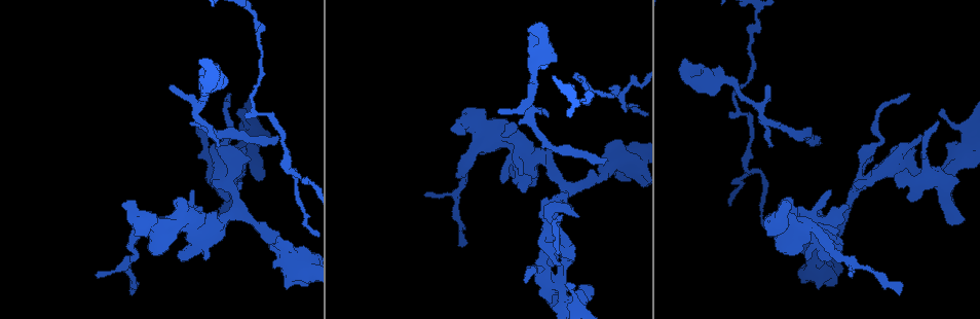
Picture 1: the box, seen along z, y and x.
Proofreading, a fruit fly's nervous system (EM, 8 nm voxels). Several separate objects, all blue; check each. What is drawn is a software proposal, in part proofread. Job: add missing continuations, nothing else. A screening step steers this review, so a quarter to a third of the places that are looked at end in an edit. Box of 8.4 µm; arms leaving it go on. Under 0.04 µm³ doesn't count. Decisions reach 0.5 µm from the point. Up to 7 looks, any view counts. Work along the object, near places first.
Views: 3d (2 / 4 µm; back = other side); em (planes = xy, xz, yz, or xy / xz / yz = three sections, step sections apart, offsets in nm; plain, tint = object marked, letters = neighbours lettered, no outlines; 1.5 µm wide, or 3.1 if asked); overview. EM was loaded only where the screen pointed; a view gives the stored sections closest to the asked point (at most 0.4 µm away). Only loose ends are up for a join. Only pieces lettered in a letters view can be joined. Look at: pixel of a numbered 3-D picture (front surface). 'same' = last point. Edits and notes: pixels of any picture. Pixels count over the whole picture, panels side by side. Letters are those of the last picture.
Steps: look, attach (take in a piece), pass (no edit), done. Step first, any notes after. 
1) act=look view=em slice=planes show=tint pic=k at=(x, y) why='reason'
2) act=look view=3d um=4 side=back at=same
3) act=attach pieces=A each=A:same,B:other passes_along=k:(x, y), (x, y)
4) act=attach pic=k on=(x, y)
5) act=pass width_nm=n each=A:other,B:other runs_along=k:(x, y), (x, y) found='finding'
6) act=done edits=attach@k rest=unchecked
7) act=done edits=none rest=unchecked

act=look view=em slice=yz step=8 show=letters pic=1 at=(219, 144) why='an open end'

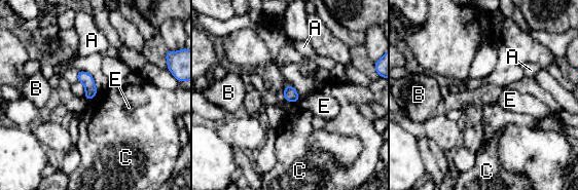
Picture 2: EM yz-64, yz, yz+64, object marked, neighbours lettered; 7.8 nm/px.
act=look view=em slice=xz step=4 show=letters at=same why='another direction'

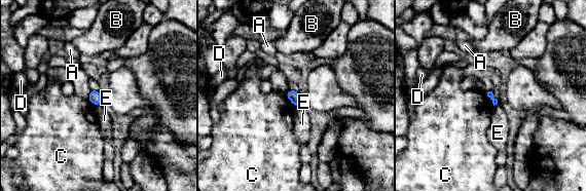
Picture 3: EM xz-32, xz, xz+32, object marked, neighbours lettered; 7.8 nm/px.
act=pass longest_contact=C:120nm each=A:other,B:other,C:other,D:other,E:other border=3:(485, 92), (493, 105) found='no lettered piece goes on from it'

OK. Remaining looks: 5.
act=look view=3d um=2 pic=1 at=(276, 136) why='free end'

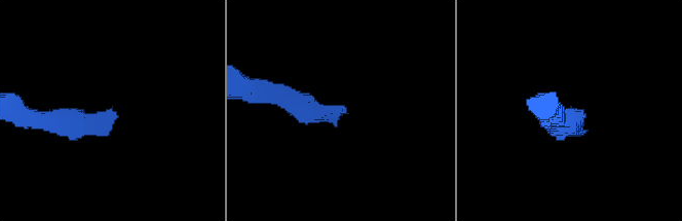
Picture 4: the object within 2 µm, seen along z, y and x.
act=look view=em slice=xy step=8 show=letters pic=4 at=(341, 111) why='now the EM'

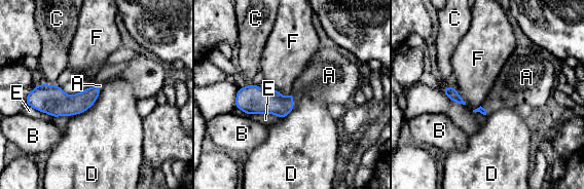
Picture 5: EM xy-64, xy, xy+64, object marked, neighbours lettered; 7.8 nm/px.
act=look view=em slice=planes show=letters at=same why='another direction'

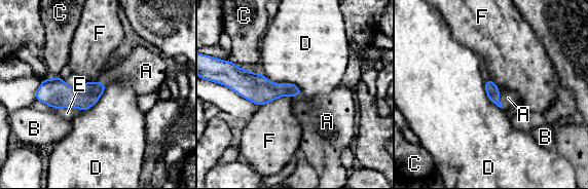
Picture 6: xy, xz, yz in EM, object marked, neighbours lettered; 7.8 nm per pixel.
act=attach pieces=A each=A:same,B:other,C:other,D:other,E:other,F:other passes_along=6:(491, 89), (498, 98), (508, 98) found='the cell continues'

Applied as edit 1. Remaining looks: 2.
act=look view=em slice=xz step=4 show=tint pic=1 at=(527, 31) why='an open end'

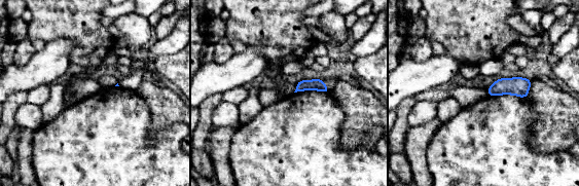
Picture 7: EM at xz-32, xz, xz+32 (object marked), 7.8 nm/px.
act=look view=em slice=planes show=letters at=same why='another direction'

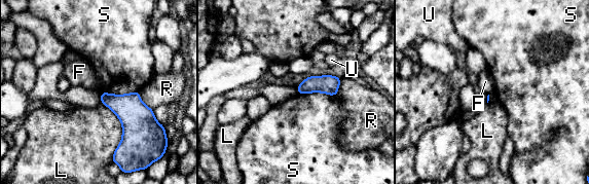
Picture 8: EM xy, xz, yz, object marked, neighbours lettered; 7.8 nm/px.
act=pass each=F:other,L:other,R:other,S:other,U:other border=8:(138, 90), (123, 94), (101, 93) found='no lettered piece goes on from it'

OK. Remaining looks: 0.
act=done edits=attach@6 rest=unchecked

